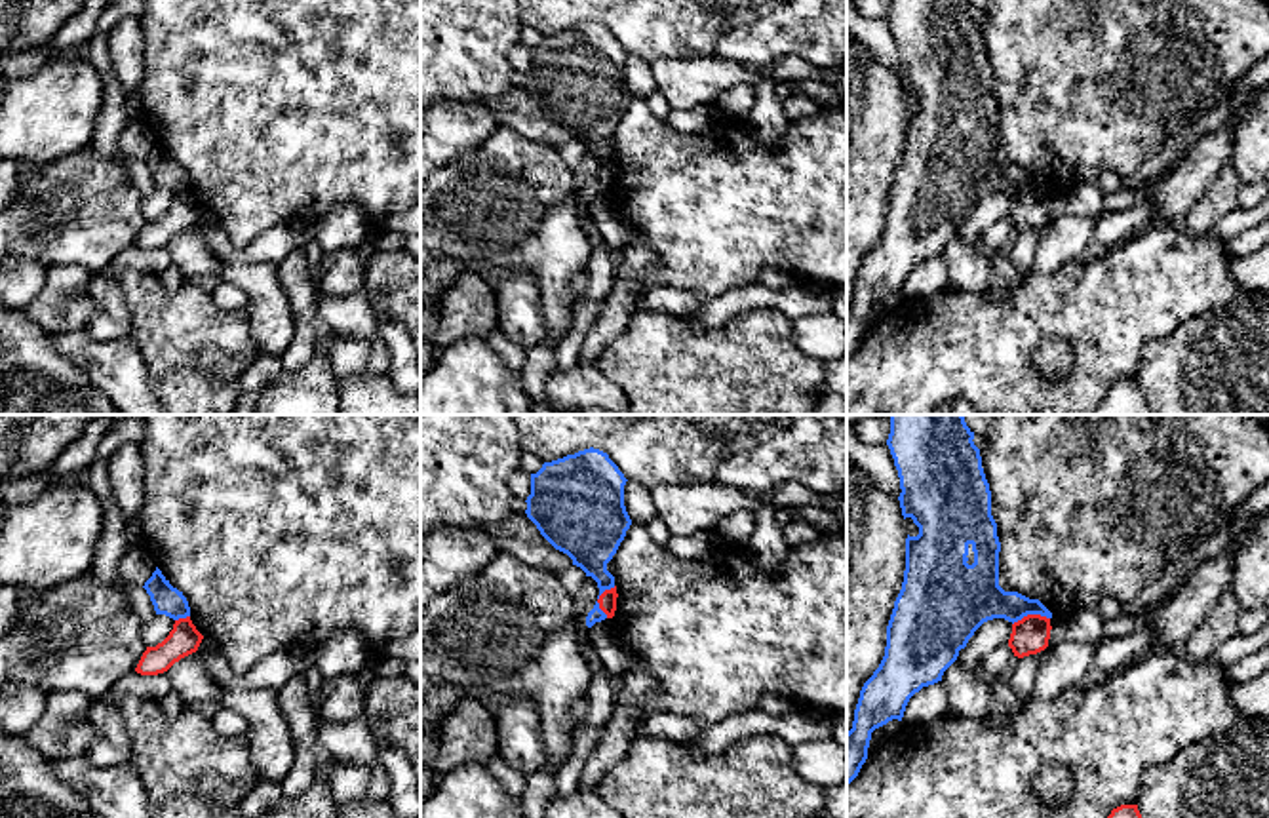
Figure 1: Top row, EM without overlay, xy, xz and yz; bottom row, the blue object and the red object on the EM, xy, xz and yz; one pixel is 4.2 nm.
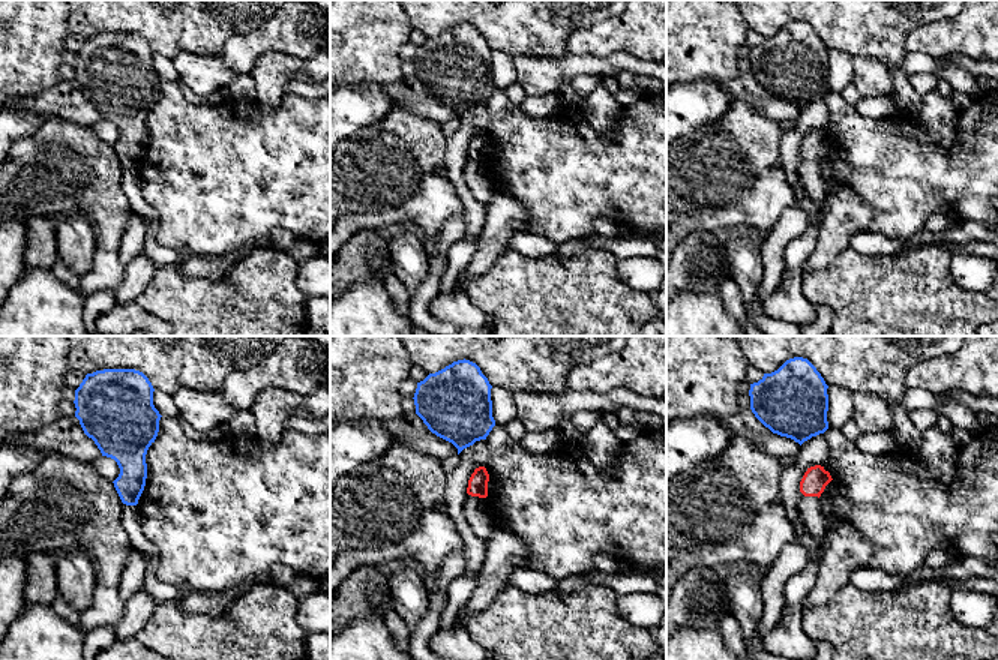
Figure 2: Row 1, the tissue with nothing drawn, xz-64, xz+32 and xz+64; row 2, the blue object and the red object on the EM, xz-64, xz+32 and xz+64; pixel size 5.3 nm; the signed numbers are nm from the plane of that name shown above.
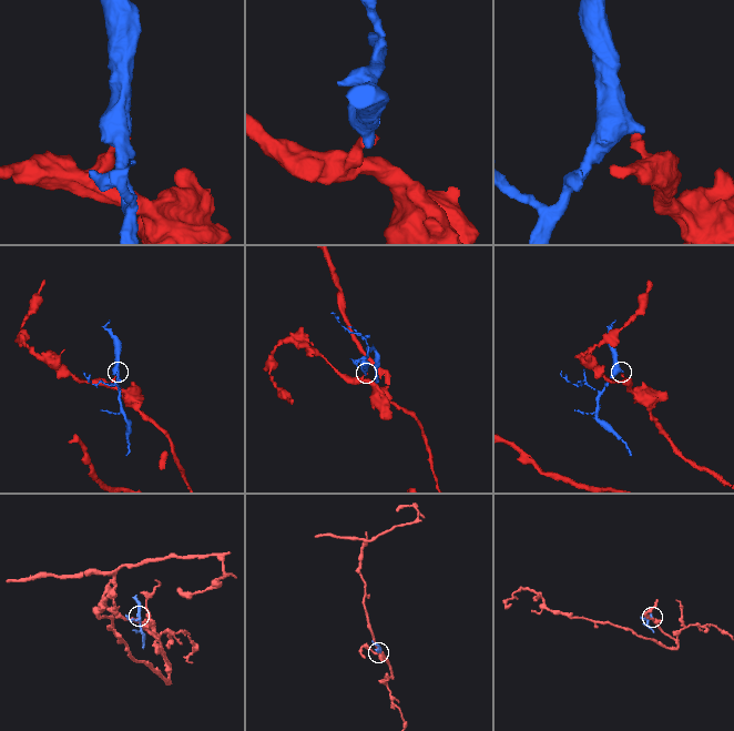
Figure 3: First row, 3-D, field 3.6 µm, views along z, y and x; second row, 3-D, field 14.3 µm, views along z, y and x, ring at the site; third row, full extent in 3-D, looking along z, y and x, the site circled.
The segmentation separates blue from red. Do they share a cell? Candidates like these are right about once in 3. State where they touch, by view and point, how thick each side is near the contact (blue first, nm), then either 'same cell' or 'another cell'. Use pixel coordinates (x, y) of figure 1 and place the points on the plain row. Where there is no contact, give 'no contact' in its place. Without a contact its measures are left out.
contact yz (1030, 187); calibres 220 and 160 nm; another cell

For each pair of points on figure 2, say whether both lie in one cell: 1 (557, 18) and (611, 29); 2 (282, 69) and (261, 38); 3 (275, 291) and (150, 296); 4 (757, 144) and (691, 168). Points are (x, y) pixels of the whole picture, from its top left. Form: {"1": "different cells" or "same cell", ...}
{"1": "different cells", "2": "different cells", "3": "same cell", "4": "same cell"}

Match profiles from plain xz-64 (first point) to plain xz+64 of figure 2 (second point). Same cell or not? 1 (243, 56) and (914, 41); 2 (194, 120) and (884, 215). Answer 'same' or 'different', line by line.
1: same
2: same

